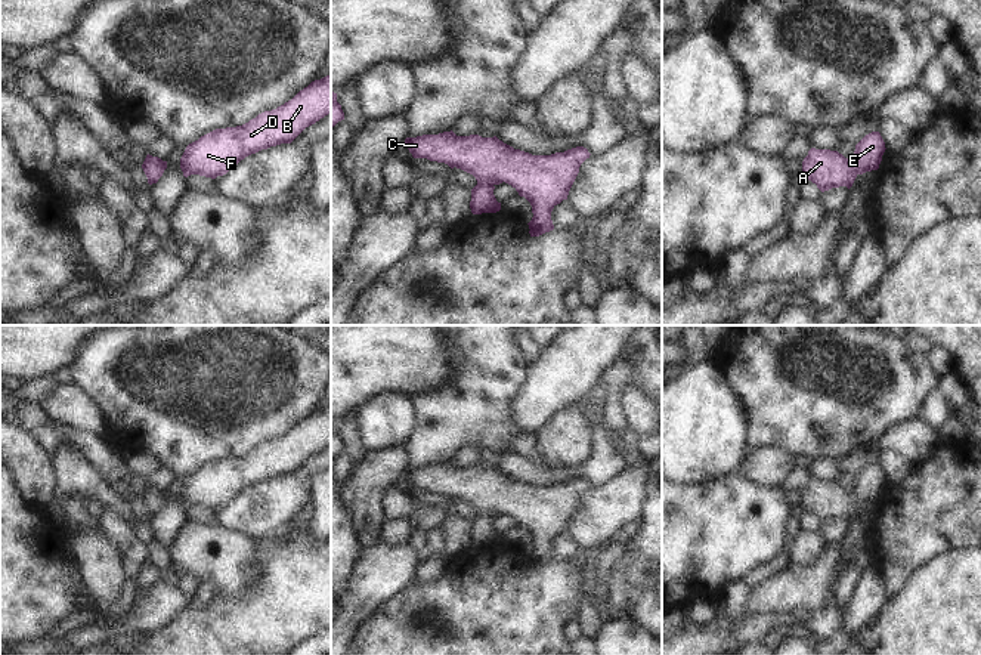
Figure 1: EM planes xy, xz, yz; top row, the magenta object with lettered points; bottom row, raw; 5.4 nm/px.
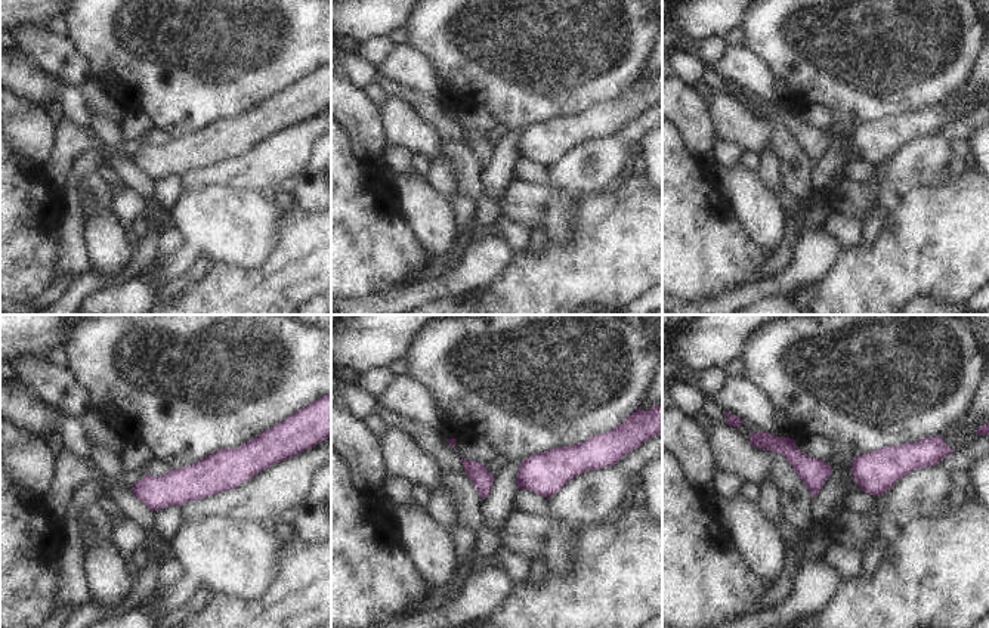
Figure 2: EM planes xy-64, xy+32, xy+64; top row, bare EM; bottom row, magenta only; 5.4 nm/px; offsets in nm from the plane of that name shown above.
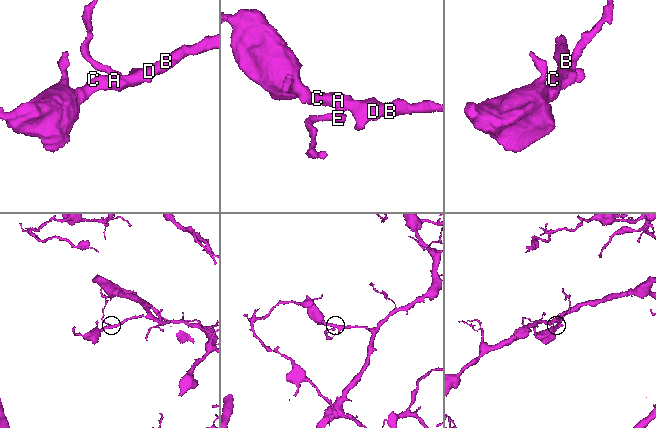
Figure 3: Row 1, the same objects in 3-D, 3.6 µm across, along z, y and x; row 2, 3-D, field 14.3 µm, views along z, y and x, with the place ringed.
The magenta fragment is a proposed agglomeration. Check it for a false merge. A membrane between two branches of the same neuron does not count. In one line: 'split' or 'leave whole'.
leave whole

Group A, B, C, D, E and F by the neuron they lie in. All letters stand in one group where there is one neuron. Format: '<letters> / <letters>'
A B C D E F

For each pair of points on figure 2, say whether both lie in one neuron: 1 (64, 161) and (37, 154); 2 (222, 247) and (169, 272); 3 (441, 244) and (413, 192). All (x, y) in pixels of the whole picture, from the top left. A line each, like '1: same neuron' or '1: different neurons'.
1: different neurons
2: same neuron
3: same neuron

